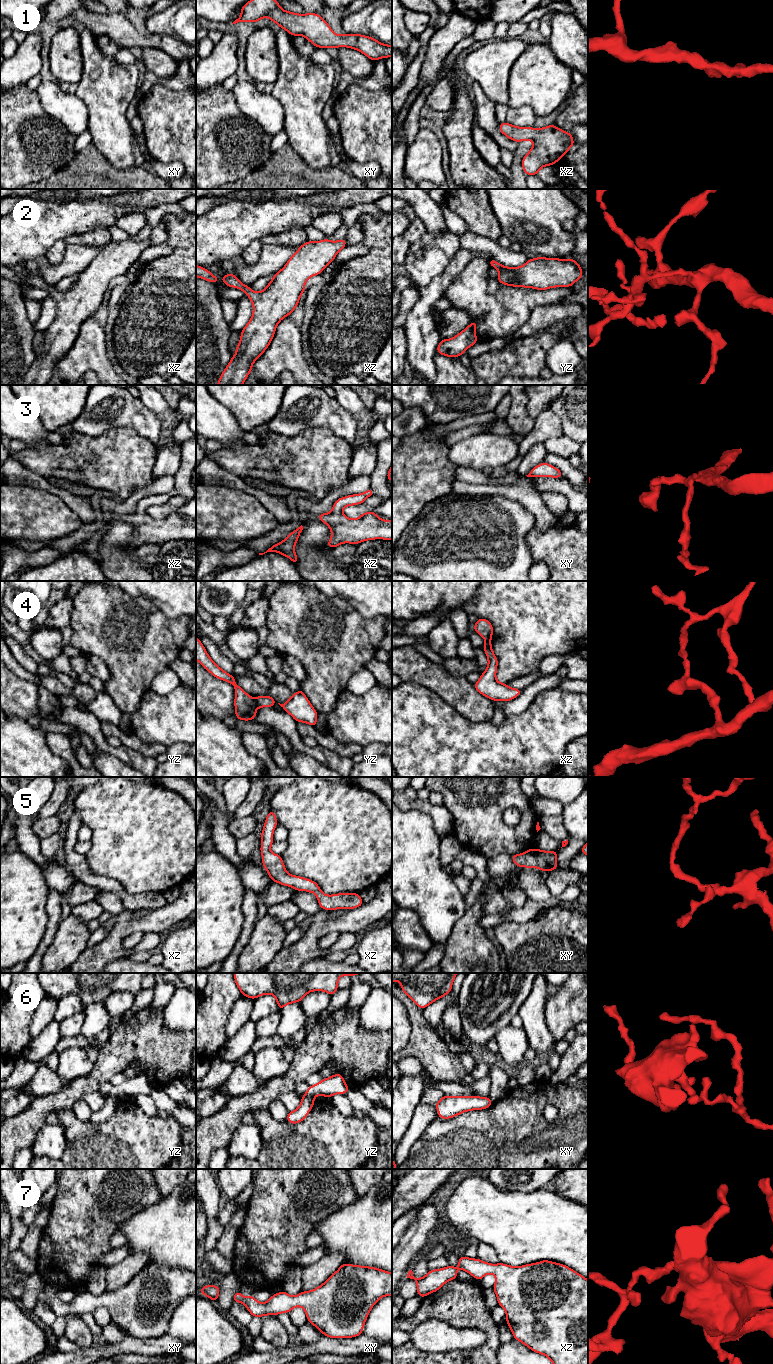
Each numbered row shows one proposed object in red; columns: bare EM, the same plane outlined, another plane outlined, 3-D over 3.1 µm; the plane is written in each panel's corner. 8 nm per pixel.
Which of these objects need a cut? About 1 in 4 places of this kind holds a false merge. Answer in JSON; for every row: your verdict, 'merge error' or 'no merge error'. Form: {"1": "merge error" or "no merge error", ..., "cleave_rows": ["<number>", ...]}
{"1": "no merge error", "2": "no merge error", "3": "no merge error", "4": "merge error", "5": "no merge error", "6": "merge error", "7": "no merge error", "cleave_rows": ["4", "6"]}

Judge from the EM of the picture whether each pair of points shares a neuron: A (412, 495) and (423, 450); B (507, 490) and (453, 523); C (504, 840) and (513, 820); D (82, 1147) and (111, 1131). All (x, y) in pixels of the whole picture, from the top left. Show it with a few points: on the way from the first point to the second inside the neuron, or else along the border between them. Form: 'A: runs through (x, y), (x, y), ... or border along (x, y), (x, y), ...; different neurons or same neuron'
A: runs through (412, 484), (412, 477), (419, 470), (423, 461); same neuron
B: border along (476, 495), (503, 495), (516, 500), (520, 504); different neurons
C: border along (522, 815), (515, 825), (507, 825), (502, 819); different neurons
D: runs through (89, 1147), (95, 1147), (104, 1138); same neuron

